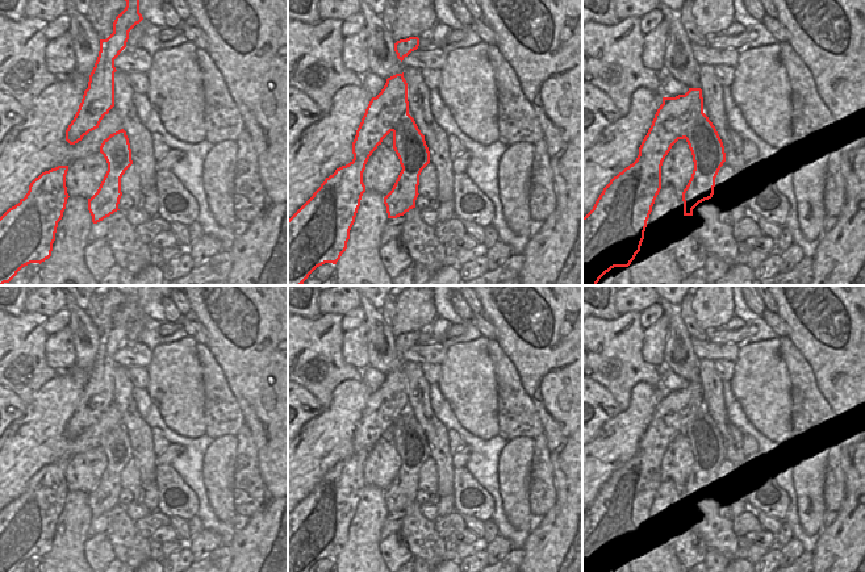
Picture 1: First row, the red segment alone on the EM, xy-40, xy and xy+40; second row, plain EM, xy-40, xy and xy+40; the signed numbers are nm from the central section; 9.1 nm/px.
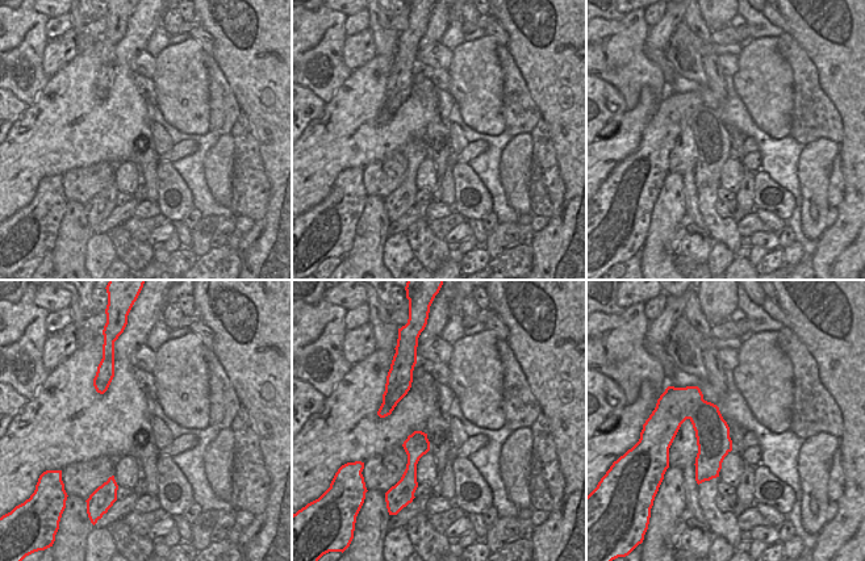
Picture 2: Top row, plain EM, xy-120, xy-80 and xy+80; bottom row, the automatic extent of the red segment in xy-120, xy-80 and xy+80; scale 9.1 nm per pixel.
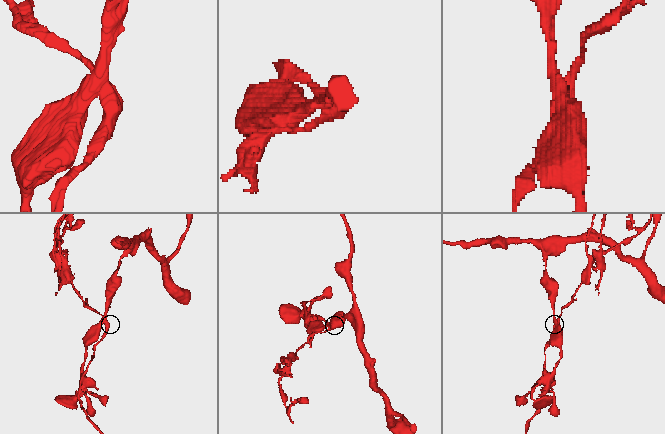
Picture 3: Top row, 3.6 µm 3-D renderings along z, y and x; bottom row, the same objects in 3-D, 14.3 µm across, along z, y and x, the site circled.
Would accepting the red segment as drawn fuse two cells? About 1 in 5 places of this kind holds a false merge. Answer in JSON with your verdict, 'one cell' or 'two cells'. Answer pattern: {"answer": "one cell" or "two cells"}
{"answer": "two cells"}

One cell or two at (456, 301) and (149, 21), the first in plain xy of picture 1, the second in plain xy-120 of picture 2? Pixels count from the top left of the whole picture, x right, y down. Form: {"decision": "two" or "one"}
{"decision": "two"}

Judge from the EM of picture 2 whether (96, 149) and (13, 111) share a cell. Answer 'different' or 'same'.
different

